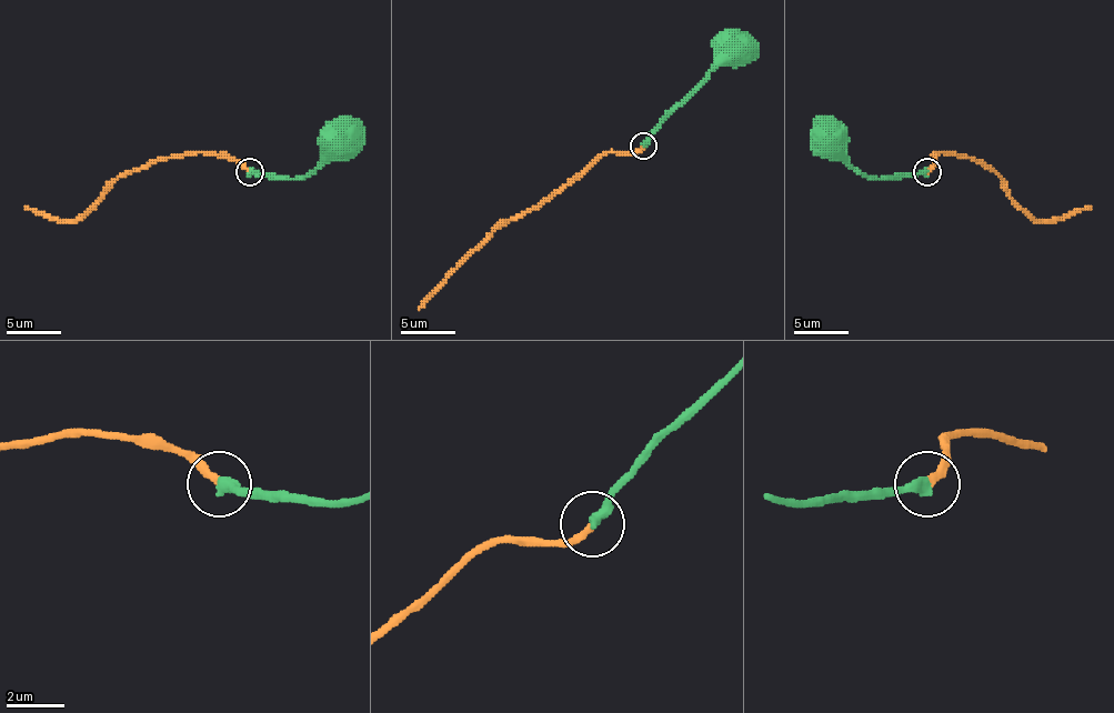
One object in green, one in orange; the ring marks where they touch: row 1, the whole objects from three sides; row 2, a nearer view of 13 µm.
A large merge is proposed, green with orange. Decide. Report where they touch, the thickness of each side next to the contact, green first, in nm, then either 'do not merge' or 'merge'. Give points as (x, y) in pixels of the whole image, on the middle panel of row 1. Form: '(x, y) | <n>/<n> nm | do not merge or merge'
(643, 146) | 400/280 nm | merge

